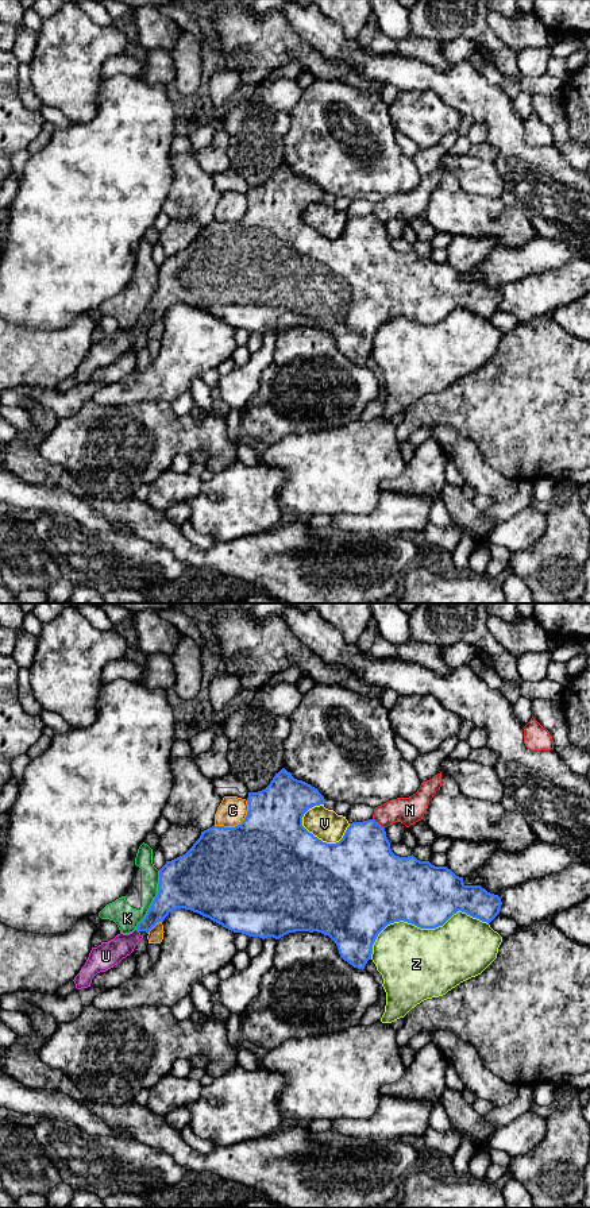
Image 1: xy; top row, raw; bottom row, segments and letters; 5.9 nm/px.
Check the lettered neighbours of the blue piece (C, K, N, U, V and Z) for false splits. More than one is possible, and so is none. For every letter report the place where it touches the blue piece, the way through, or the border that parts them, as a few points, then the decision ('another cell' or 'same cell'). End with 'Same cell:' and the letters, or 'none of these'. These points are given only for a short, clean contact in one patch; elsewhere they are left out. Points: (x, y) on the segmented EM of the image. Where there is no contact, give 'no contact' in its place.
C: xy (238, 825) | another cell
K: xy (154, 899) | along xy (159, 871), (158, 892), (146, 915), (135, 927) | another cell
N: xy (378, 824) | along xy (373, 818), (384, 828) | another cell
U: no contact | same cell
V: xy (326, 842) | another cell
Z: xy (420, 927) | another cell
Same cell: U

